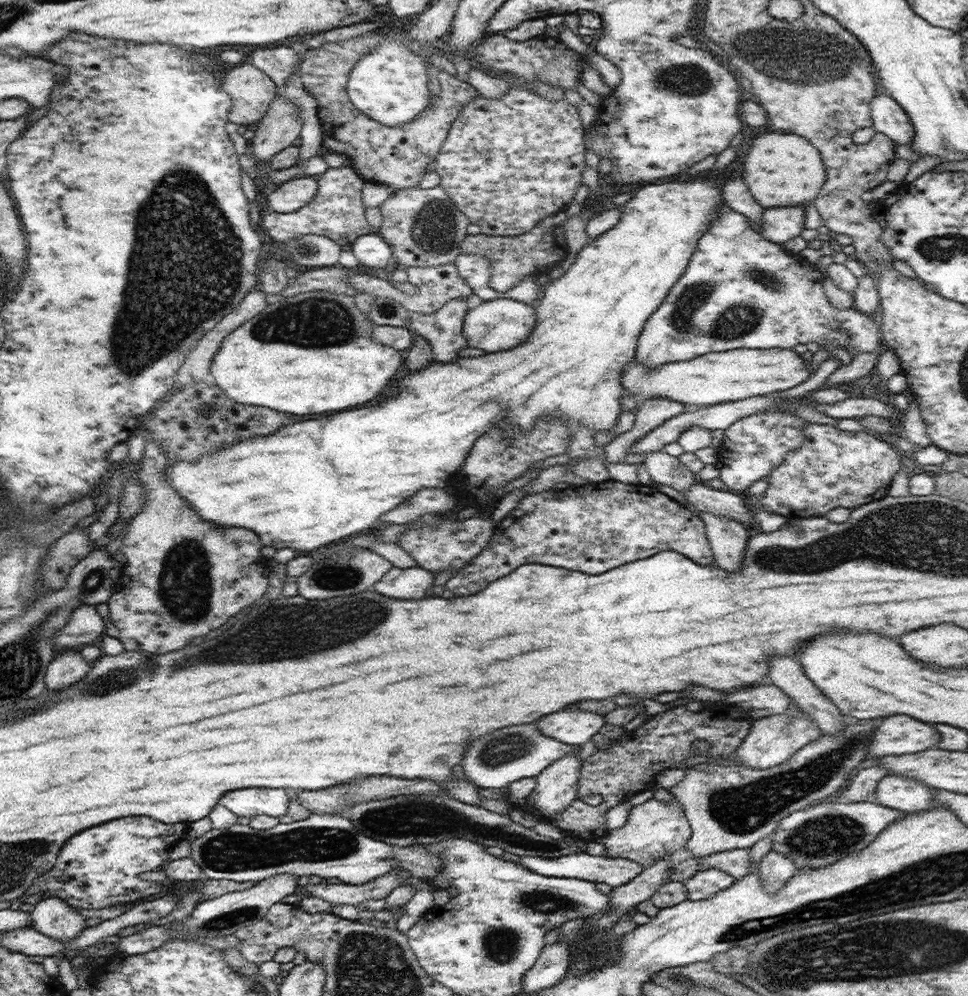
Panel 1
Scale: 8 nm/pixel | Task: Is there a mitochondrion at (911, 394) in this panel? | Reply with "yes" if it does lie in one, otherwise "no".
no

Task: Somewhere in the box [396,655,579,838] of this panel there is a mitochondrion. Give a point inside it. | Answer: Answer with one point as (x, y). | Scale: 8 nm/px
(493, 753)

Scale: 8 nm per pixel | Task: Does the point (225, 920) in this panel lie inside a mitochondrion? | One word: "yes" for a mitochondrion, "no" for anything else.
yes

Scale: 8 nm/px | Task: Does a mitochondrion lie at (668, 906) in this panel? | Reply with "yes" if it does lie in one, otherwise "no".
no

